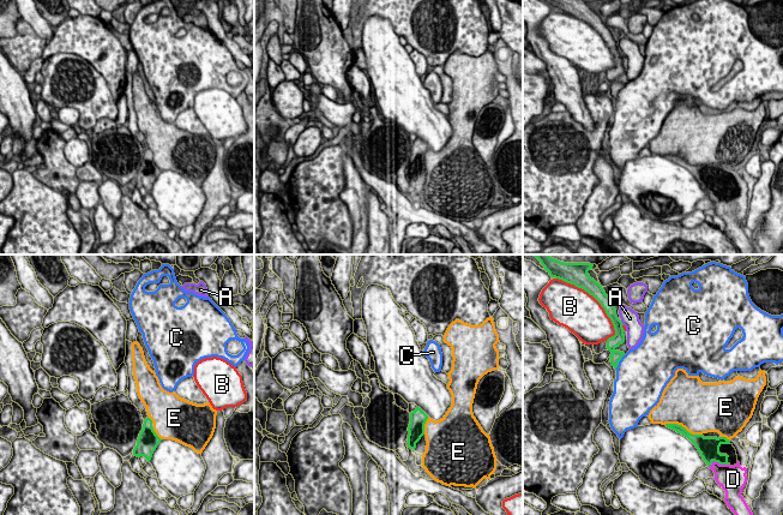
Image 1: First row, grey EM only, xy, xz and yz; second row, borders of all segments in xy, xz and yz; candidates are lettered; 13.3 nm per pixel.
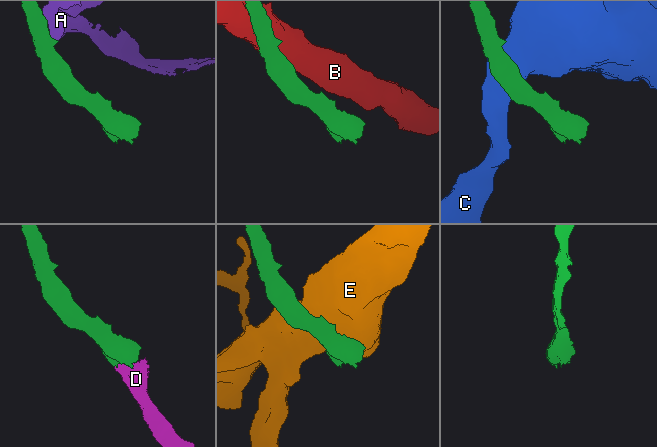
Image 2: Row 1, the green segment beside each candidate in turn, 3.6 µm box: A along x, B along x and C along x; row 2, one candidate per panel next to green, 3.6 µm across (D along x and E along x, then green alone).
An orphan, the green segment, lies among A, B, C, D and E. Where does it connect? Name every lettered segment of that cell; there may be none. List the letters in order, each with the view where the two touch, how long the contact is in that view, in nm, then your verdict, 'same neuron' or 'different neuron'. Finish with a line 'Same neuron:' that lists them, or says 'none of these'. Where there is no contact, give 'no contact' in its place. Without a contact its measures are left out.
A: yz | 80 nm | different neuron
B: yz | 1100 nm | different neuron
C: yz | 240 nm | different neuron
D: yz | 300 nm | same neuron
E: yz | 550 nm | different neuron
Same neuron: D

